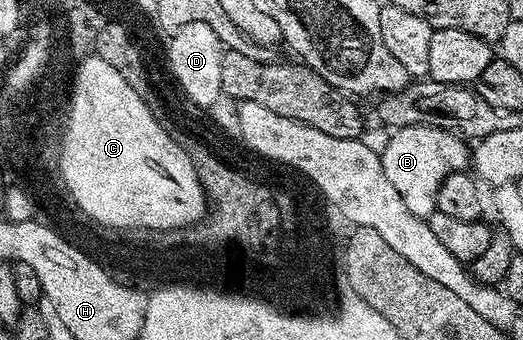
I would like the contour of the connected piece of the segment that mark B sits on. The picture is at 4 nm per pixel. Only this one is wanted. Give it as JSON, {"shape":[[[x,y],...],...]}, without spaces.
{"shape":[[[433,125],[398,126],[380,152],[381,166],[391,185],[398,191],[407,209],[427,219],[436,212],[438,189],[449,174],[464,172],[469,163],[468,142],[458,134]]]}

